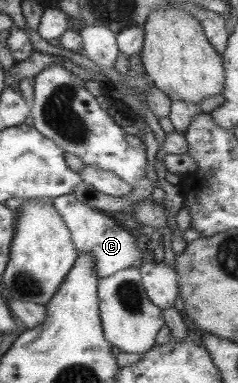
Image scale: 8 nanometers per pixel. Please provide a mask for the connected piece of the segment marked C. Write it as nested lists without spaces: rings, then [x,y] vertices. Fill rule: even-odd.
[[[71,193],[52,198],[50,203],[70,231],[70,239],[77,253],[86,253],[92,257],[96,277],[108,277],[121,269],[132,267],[136,260],[141,259],[142,252],[136,246],[136,238],[130,235],[127,227],[117,225],[109,214],[98,212],[76,201],[76,197]]]

